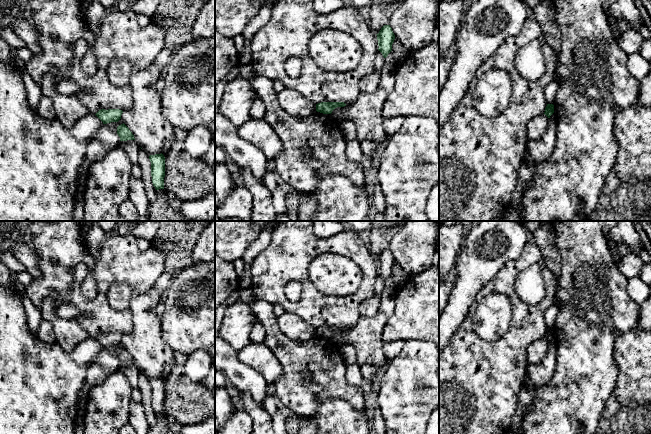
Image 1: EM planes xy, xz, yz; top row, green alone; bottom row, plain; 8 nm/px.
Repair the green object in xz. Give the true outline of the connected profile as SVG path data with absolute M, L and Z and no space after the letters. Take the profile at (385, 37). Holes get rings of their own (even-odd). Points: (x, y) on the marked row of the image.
M384 25L377 35L378 50L382 53L383 57L386 58L392 51L392 44L395 39L395 35L390 25Z

